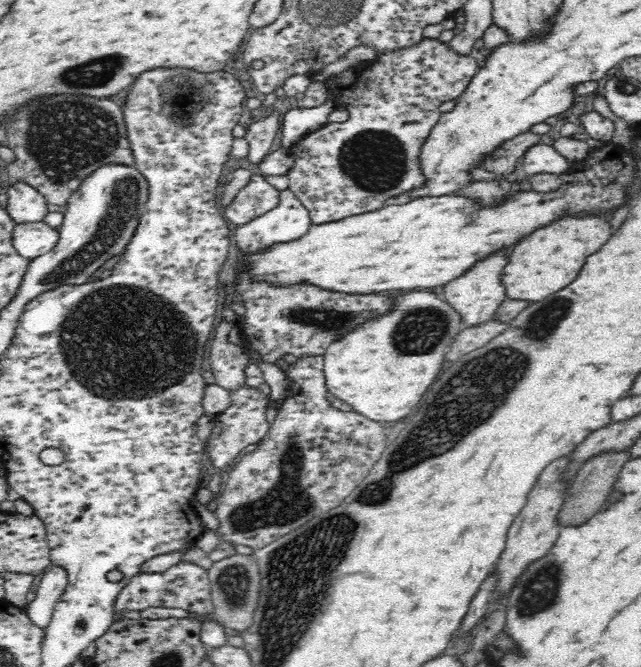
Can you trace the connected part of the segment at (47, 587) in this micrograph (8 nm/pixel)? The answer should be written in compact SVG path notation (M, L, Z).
M53 565L42 577L36 598L23 609L38 628L45 630L52 620L56 603L68 586L68 577L63 568Z

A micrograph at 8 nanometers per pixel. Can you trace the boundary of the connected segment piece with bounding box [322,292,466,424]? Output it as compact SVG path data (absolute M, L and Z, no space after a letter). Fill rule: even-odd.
M412 292L400 296L400 312L392 316L384 316L384 320L376 320L376 324L368 324L368 328L360 328L360 332L352 332L348 340L340 340L340 344L328 346L323 354L325 387L352 410L368 420L388 424L406 418L422 400L422 394L438 376L440 364L445 360L446 348L456 336L462 336L466 330L460 316L453 308L437 295L428 292Z

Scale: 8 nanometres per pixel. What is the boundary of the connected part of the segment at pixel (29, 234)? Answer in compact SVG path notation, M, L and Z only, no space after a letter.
M46 222L16 224L12 232L12 245L16 251L32 260L51 252L58 244L59 232Z

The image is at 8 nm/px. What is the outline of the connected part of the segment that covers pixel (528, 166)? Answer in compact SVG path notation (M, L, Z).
M535 144L530 146L522 158L523 169L528 177L536 174L561 175L570 168L571 163L558 153L554 145Z

